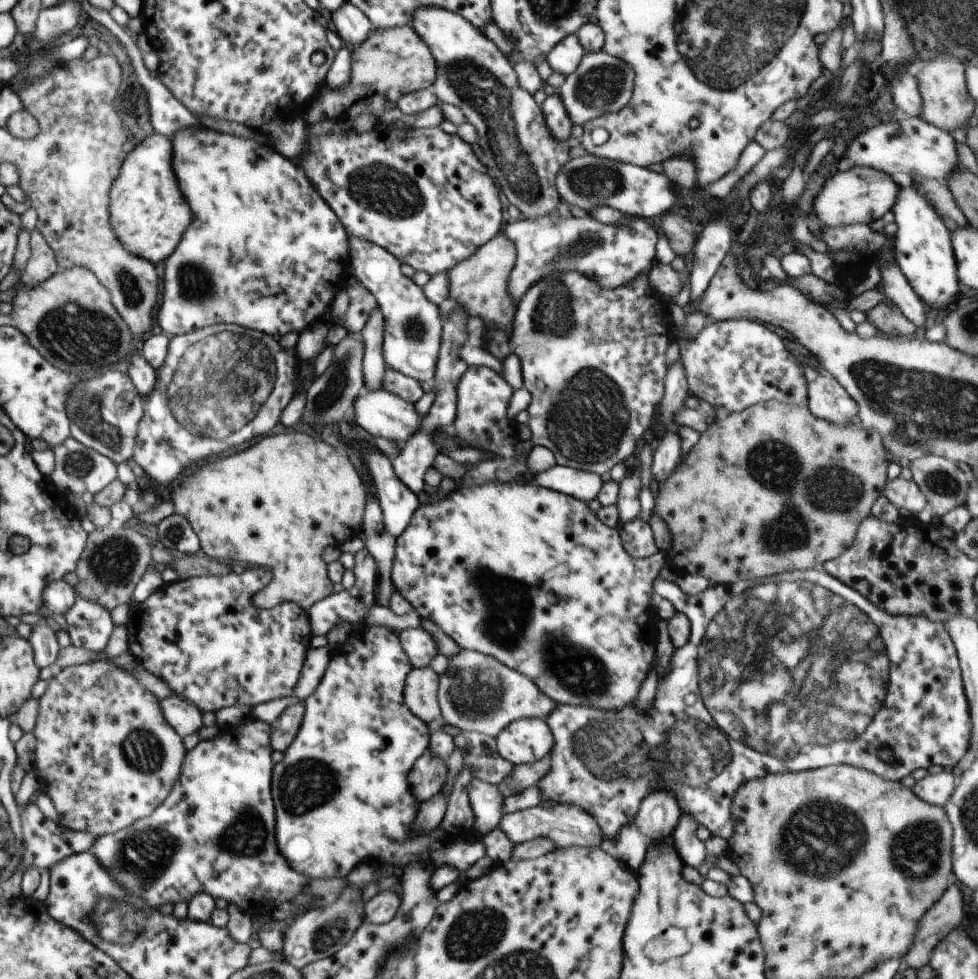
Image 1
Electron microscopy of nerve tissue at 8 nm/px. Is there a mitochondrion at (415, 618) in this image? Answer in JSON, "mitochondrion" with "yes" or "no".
{"mitochondrion":"no"}

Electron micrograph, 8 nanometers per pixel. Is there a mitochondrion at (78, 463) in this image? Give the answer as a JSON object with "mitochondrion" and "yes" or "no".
{"mitochondrion":"yes"}

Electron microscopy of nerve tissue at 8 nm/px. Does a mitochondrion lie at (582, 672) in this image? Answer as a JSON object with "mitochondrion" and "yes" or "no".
{"mitochondrion":"yes"}

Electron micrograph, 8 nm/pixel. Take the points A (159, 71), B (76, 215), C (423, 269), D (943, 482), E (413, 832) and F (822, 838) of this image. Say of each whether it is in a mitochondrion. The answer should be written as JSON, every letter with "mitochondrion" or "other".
{"A":"other","B":"other","C":"other","D":"mitochondrion","E":"other","F":"mitochondrion"}

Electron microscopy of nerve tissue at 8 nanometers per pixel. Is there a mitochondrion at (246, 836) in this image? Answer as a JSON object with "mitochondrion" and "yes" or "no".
{"mitochondrion":"yes"}

